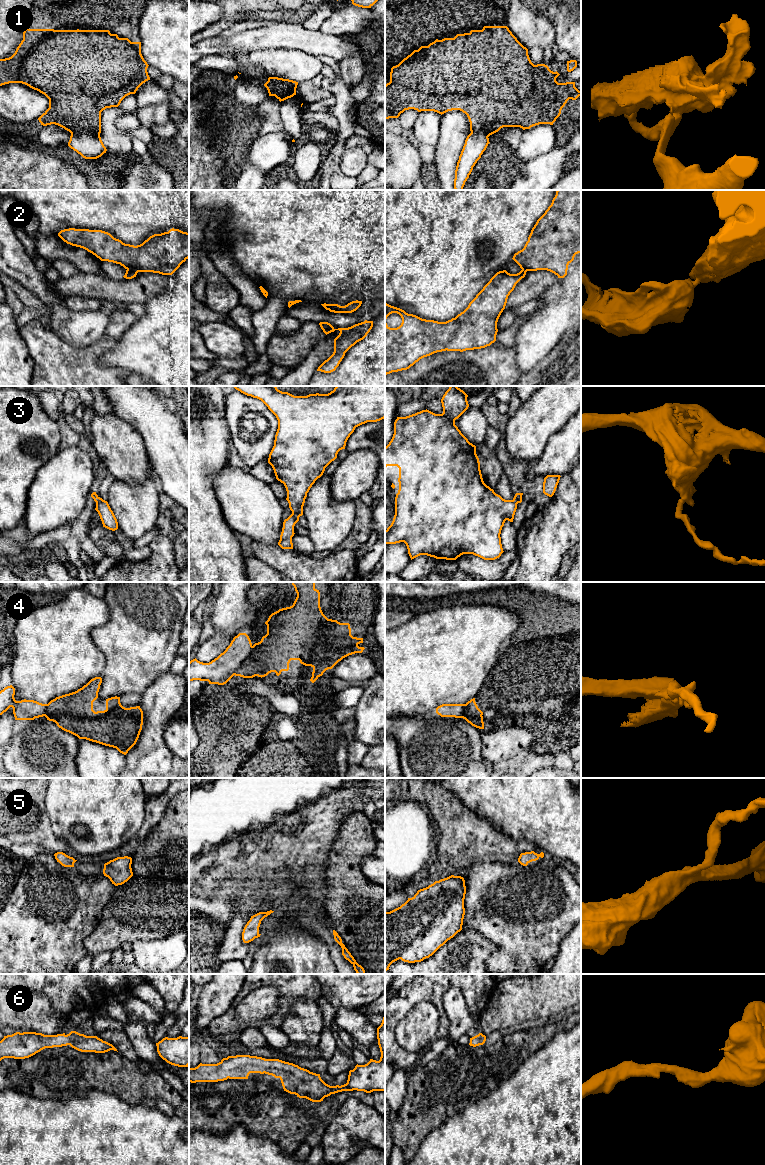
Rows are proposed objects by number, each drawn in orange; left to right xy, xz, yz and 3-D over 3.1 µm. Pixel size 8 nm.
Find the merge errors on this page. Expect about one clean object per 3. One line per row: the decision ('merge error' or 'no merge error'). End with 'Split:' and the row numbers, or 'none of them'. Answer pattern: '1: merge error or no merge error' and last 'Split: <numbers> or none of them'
1: merge error
2: merge error
3: merge error
4: merge error
5: no merge error
6: no merge error
Split: 1, 2, 3, 4

